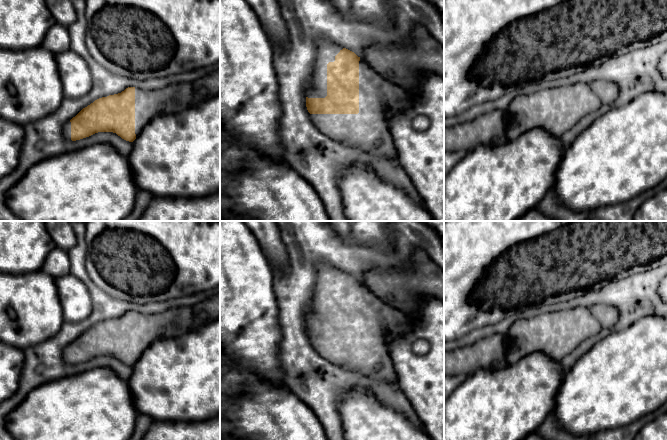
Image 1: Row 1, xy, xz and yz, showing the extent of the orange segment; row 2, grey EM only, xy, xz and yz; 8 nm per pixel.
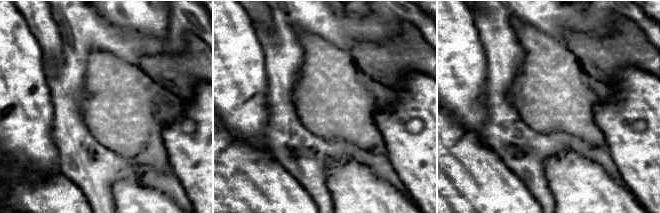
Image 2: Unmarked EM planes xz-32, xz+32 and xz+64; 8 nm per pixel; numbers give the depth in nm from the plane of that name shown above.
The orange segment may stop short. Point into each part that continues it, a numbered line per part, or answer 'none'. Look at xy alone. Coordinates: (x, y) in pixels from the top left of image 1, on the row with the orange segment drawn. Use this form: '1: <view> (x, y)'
1: xy (175, 98)
2: xy (67, 128)

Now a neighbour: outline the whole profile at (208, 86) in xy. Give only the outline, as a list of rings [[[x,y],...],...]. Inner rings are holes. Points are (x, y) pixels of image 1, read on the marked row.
[[[220,69],[192,82],[193,104],[199,104],[220,94]]]

